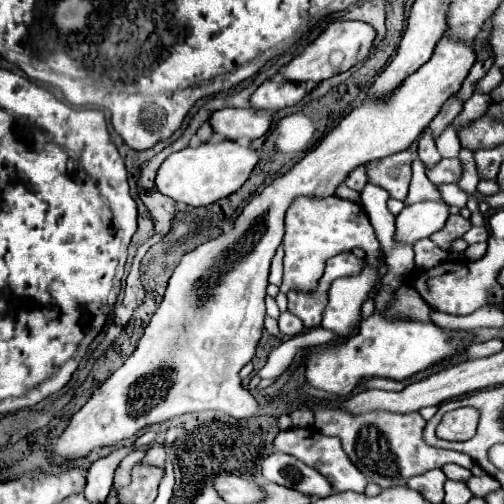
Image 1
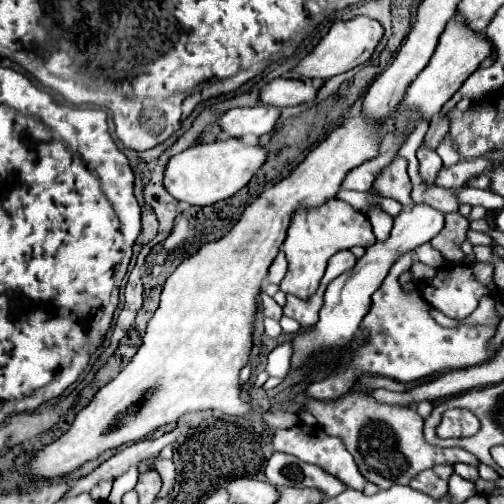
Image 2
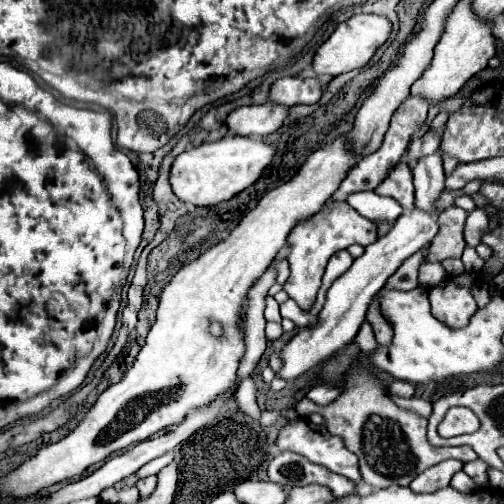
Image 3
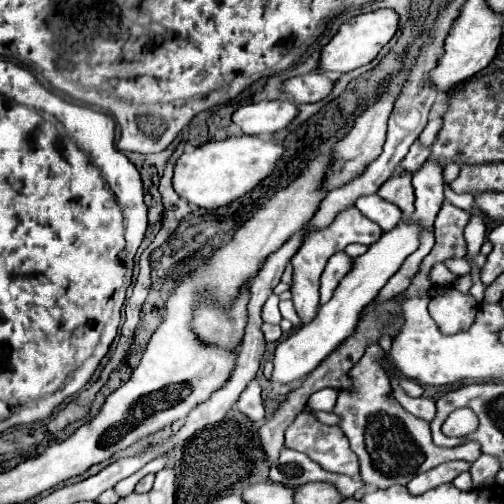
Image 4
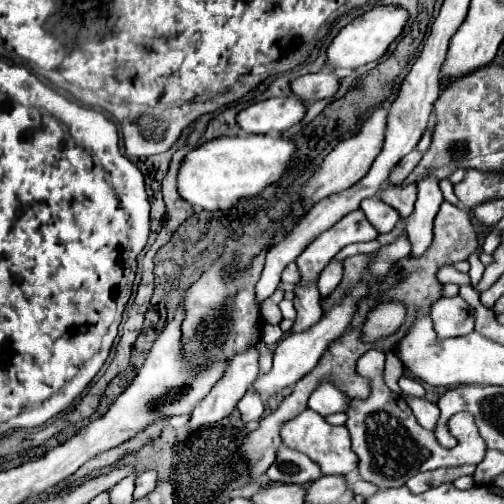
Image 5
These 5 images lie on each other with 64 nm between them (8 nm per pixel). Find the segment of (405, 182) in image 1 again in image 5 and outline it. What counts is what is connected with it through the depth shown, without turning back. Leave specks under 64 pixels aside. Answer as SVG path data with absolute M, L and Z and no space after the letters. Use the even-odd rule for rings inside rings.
M410 184L410 186L390 186L390 188L384 188L382 200L388 206L396 208L396 212L400 212L402 218L408 218L412 214L414 202L416 202L416 186Z

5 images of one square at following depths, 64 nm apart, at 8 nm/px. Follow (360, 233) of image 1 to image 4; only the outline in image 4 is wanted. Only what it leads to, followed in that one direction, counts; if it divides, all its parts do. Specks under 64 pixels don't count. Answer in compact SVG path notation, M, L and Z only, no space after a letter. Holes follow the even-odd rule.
M346 208L342 210L336 220L328 226L328 228L322 228L322 230L314 230L314 232L308 232L306 240L304 240L304 246L296 252L296 256L292 258L292 266L294 266L294 282L292 282L292 302L294 302L294 308L300 316L300 322L302 324L310 324L314 318L316 318L316 312L320 308L320 296L318 296L318 286L320 286L320 274L328 262L328 258L336 252L342 252L348 244L374 244L378 238L382 236L382 230L372 222L368 220L358 208Z

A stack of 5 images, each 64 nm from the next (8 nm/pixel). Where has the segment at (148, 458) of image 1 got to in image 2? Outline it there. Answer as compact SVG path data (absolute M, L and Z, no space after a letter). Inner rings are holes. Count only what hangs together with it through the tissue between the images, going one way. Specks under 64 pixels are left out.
M156 460L156 472L162 478L162 490L158 492L158 498L166 498L174 488L174 478L176 478L174 462L172 460Z

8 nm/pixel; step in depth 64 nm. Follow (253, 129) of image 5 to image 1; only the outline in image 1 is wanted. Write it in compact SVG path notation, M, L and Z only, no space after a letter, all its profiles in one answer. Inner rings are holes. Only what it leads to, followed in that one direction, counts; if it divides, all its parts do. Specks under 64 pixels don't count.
M224 108L208 120L228 140L256 140L270 130L274 112L258 108Z

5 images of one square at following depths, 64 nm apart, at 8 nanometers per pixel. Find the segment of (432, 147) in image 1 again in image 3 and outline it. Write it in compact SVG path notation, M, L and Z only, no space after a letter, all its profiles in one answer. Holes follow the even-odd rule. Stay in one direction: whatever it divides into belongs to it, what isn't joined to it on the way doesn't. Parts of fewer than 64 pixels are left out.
M430 154L422 158L414 166L414 188L416 188L416 208L424 212L438 212L436 200L444 192L444 170L442 170L442 158L438 154Z

